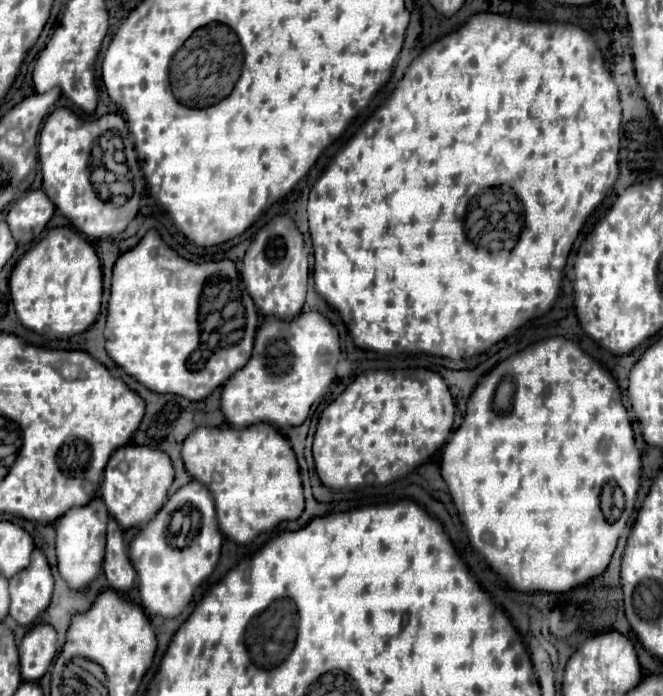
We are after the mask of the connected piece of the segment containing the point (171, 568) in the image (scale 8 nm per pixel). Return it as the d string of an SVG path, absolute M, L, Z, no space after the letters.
M192 480L164 504L164 508L156 514L154 520L150 520L148 524L140 528L140 532L134 536L130 544L130 560L138 574L138 582L140 582L138 590L140 590L144 610L152 616L176 618L186 608L186 604L192 600L202 580L212 574L220 558L220 548L222 548L222 534L218 530L212 496L200 482Z

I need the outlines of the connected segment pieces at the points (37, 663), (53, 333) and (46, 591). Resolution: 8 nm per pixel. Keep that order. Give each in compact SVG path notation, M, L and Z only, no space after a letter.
M50 624L32 628L18 646L22 680L40 680L56 656L56 630Z
M54 228L30 248L10 276L10 292L20 324L48 338L86 332L100 314L102 268L95 248L74 228Z
M34 550L30 566L10 580L10 616L20 626L38 622L50 604L52 586L54 578L46 556L40 550Z

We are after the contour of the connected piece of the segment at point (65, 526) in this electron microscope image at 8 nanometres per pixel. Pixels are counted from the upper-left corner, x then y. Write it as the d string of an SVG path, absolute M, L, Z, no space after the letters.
M94 498L90 504L80 508L70 508L56 522L56 556L58 556L58 572L74 592L84 592L98 578L104 562L104 546L106 546L106 524L108 510L100 498Z

